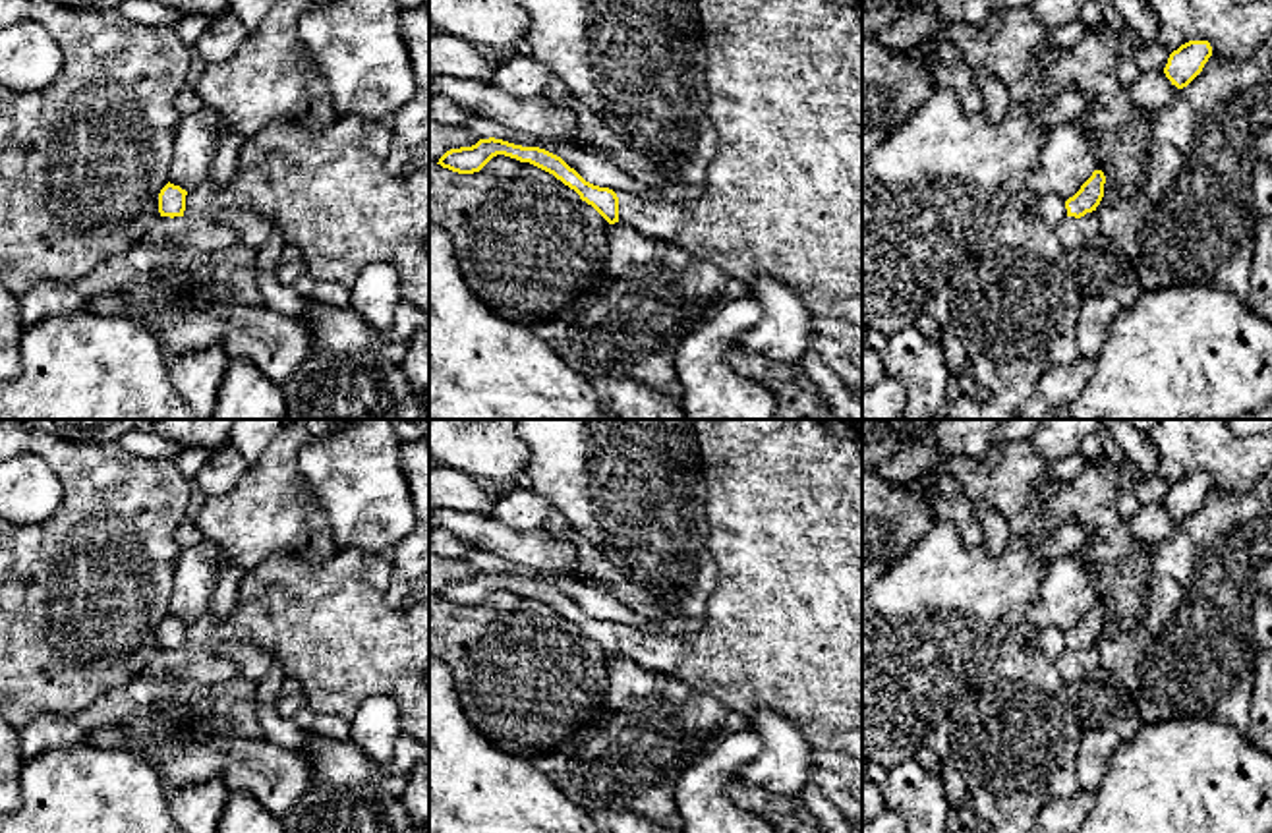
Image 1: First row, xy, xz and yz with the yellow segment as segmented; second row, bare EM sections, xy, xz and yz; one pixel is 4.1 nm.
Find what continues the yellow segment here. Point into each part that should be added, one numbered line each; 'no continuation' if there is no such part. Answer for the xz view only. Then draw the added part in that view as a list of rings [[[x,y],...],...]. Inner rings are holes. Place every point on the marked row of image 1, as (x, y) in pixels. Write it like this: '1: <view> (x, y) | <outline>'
1: xz (783, 196) | [[[696,0],[702,21],[704,46],[708,52],[706,79],[709,87],[708,114],[719,137],[719,149],[706,172],[704,193],[692,201],[648,201],[626,191],[615,191],[619,197],[619,224],[632,226],[650,238],[661,238],[679,244],[694,257],[715,265],[727,276],[738,280],[748,290],[758,278],[769,276],[791,288],[810,309],[810,338],[798,365],[820,387],[831,412],[841,419],[862,419],[862,0]]]

